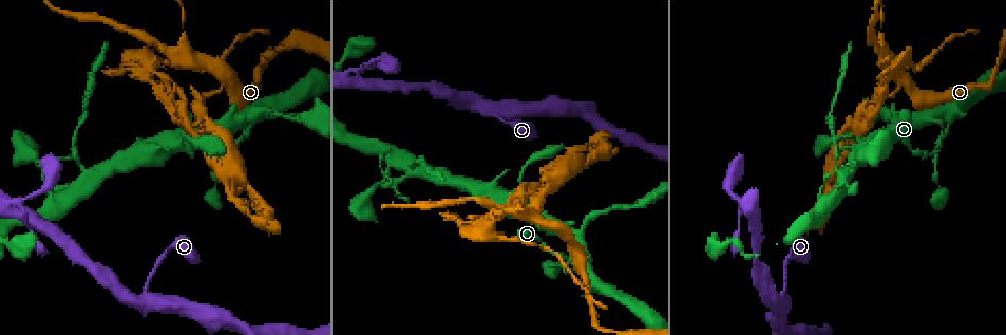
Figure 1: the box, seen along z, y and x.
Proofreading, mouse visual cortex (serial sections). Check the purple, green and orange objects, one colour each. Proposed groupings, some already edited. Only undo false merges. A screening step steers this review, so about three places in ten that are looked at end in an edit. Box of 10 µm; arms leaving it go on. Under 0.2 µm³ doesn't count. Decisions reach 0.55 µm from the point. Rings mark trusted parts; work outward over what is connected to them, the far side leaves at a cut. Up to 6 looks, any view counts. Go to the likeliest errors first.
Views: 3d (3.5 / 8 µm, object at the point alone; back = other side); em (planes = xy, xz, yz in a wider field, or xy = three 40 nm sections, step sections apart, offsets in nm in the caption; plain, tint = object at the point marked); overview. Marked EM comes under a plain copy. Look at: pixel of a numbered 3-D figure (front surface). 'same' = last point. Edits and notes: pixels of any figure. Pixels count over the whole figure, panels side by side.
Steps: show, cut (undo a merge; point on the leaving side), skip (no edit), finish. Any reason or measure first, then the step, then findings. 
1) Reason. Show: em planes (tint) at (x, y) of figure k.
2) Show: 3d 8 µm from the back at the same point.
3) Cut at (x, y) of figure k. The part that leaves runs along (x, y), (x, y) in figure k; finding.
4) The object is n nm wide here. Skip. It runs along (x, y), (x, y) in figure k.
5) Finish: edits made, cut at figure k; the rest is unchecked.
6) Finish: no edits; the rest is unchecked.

Arms part here. Show: 3d 3.5 µm at (535, 205) of figure 1.

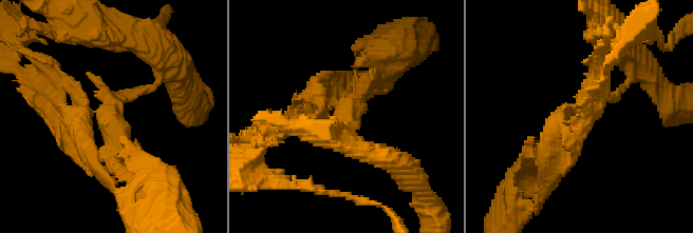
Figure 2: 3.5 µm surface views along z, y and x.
Shape alone is not enough. Show: em xy step 1 (tint) at (345, 113) of figure 2.

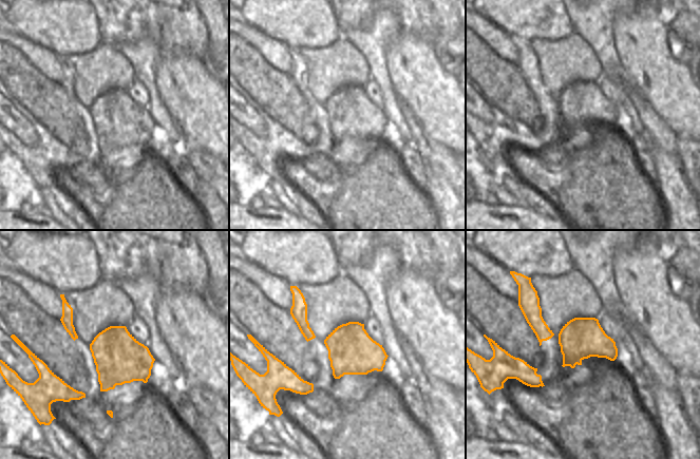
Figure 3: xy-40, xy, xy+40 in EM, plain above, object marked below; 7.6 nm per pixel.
Cut at (86, 102) of figure 2. The part that leaves runs along (114, 99), (117, 154), (144, 164) in figure 2; two cells meet here.

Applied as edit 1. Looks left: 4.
Show: overview.

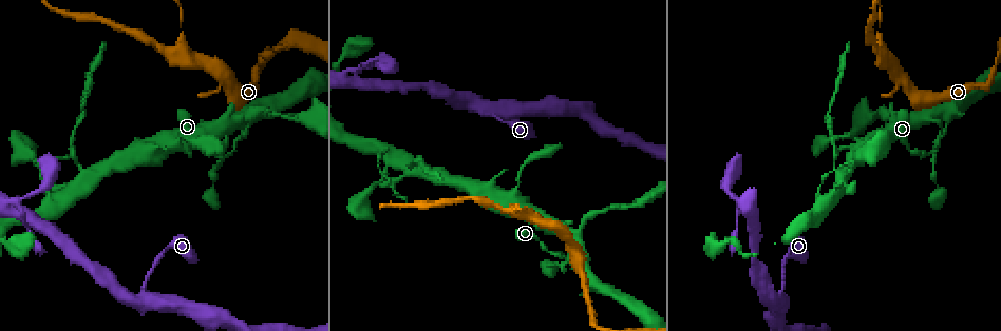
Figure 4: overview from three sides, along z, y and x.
Abrupt turn. Show: 3d 3.5 µm at (591, 279) of figure 4.

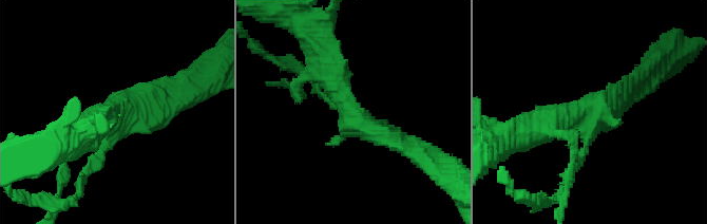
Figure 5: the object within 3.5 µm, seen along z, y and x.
Shape alone is not enough. Show: em planes (tint) at (350, 111) of figure 5.

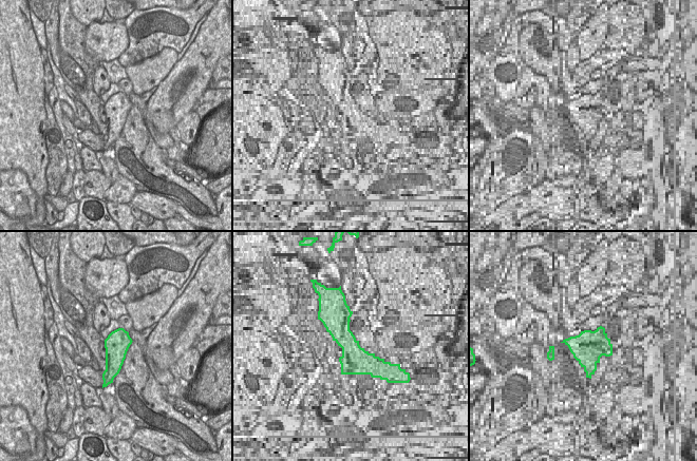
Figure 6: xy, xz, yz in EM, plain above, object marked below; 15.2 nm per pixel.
Skip. It runs along (566, 176), (588, 125), (533, 131) in figure 5; continuous, no second cell.

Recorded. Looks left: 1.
Finish: edits made, cut at figure 2; the rest is unchecked.

